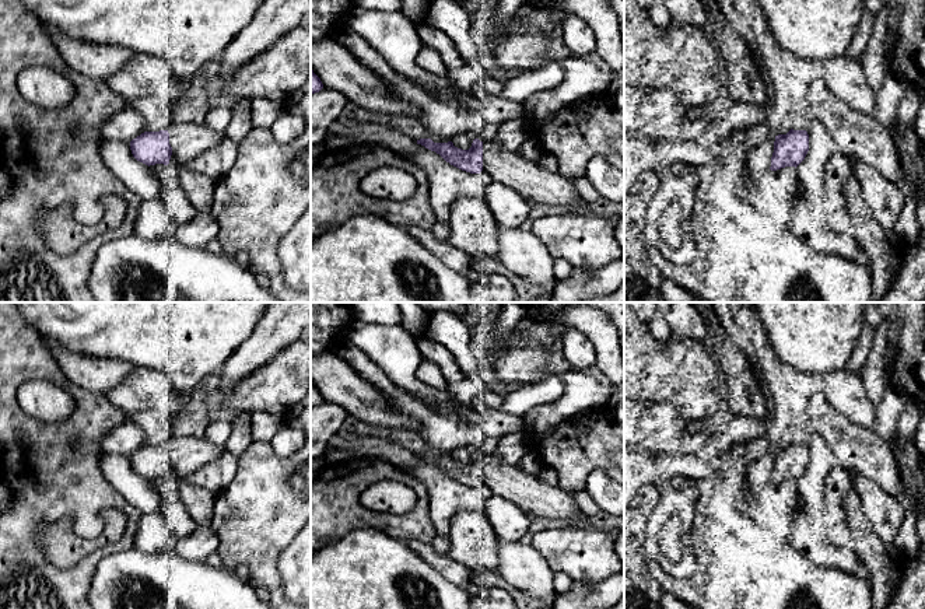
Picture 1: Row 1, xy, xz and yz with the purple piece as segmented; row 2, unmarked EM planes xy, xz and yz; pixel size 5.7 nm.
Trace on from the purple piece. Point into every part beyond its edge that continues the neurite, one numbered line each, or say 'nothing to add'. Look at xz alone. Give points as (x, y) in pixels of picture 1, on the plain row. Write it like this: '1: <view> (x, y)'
1: xz (532, 494)

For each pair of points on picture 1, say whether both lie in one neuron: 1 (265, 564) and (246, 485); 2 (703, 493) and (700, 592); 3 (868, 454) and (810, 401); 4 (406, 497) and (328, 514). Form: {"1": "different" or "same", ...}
{"1": "same", "2": "same", "3": "same", "4": "different"}

